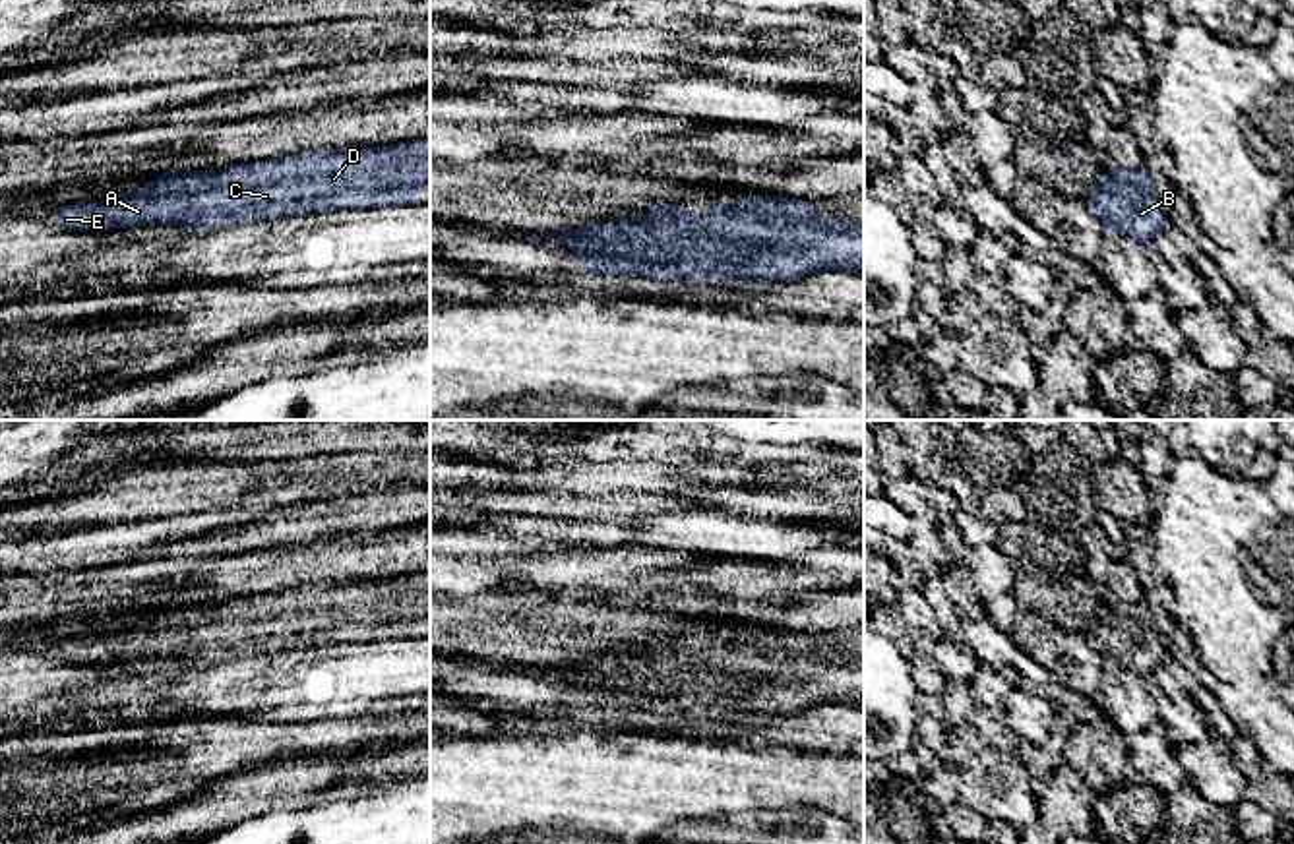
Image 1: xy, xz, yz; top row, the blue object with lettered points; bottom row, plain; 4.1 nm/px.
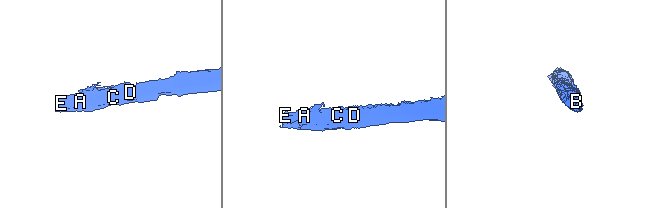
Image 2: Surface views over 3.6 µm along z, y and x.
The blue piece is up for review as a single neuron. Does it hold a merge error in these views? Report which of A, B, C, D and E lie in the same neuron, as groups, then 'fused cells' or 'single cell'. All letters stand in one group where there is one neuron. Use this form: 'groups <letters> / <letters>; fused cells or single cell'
groups A B C D E; single cell

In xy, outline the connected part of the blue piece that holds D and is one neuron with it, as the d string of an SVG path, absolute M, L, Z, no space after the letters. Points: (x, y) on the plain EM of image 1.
M430 571L378 581L306 583L231 598L215 608L211 602L174 602L157 610L116 631L68 639L50 656L81 664L176 658L211 666L231 656L424 637Z

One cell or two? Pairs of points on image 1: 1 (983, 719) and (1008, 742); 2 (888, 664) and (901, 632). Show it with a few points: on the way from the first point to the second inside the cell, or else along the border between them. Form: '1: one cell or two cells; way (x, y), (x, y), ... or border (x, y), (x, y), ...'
1: one cell; way (988, 724), (1002, 738)
2: two cells; border (884, 635), (909, 661)

